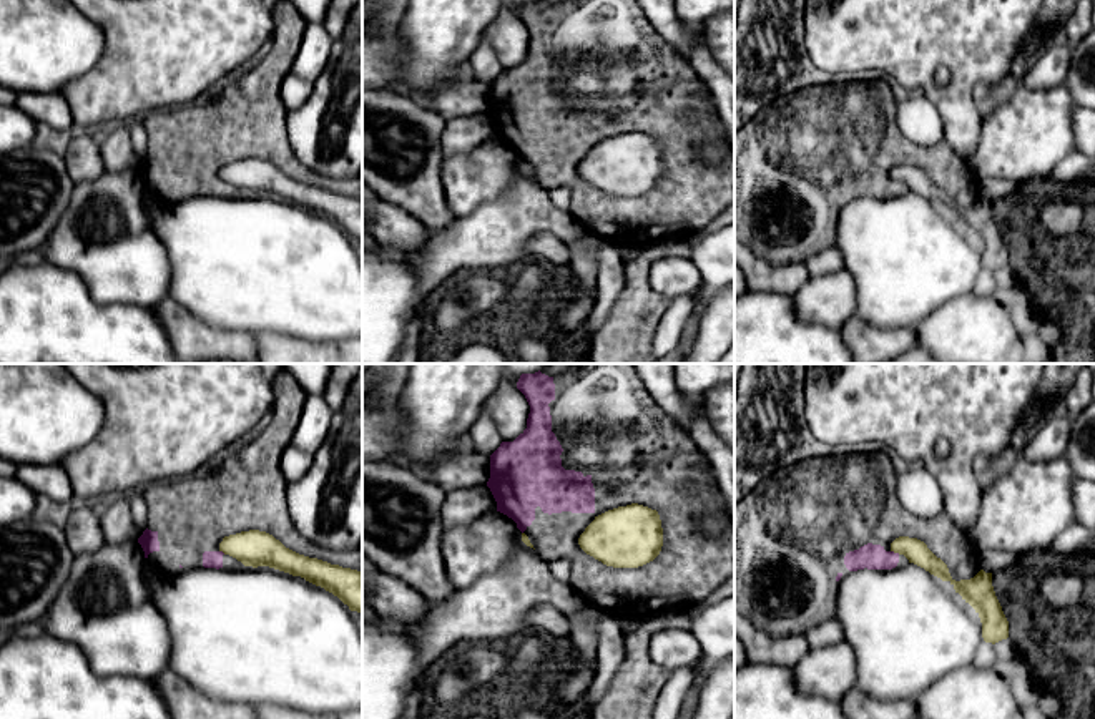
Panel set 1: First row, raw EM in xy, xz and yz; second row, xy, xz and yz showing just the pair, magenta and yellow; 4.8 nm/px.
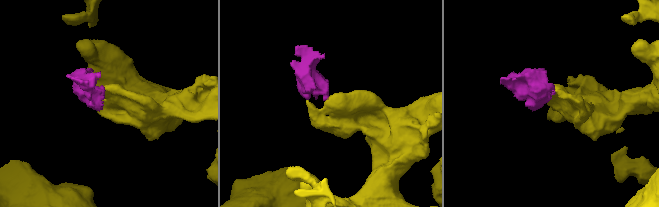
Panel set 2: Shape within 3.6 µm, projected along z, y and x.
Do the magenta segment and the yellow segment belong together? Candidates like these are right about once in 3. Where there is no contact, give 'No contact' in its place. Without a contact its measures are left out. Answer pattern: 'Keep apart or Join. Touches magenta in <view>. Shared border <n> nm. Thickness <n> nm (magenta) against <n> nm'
Keep apart. Touches magenta in yz. Shared border 50 nm. Thickness 130 nm (magenta) against 110 nm

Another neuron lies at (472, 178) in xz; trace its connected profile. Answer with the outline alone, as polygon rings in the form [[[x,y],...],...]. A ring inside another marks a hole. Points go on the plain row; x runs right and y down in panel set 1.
[[[500,139],[482,143],[470,153],[444,158],[440,178],[454,218],[497,199],[512,181],[517,158],[517,151]]]

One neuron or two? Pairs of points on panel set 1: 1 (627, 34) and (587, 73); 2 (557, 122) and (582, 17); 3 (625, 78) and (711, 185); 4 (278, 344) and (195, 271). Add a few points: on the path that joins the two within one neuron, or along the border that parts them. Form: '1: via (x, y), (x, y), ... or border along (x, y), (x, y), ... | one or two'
1: via (612, 34), (607, 34), (587, 58) | one
2: via (572, 95), (572, 78), (592, 55), (585, 44) | one
3: via (635, 105), (682, 150), (685, 160) | one
4: border along (255, 332), (283, 332), (303, 339) | two

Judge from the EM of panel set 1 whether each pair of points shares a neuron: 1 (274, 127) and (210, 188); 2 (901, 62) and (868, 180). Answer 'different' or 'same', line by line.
1: same
2: different

